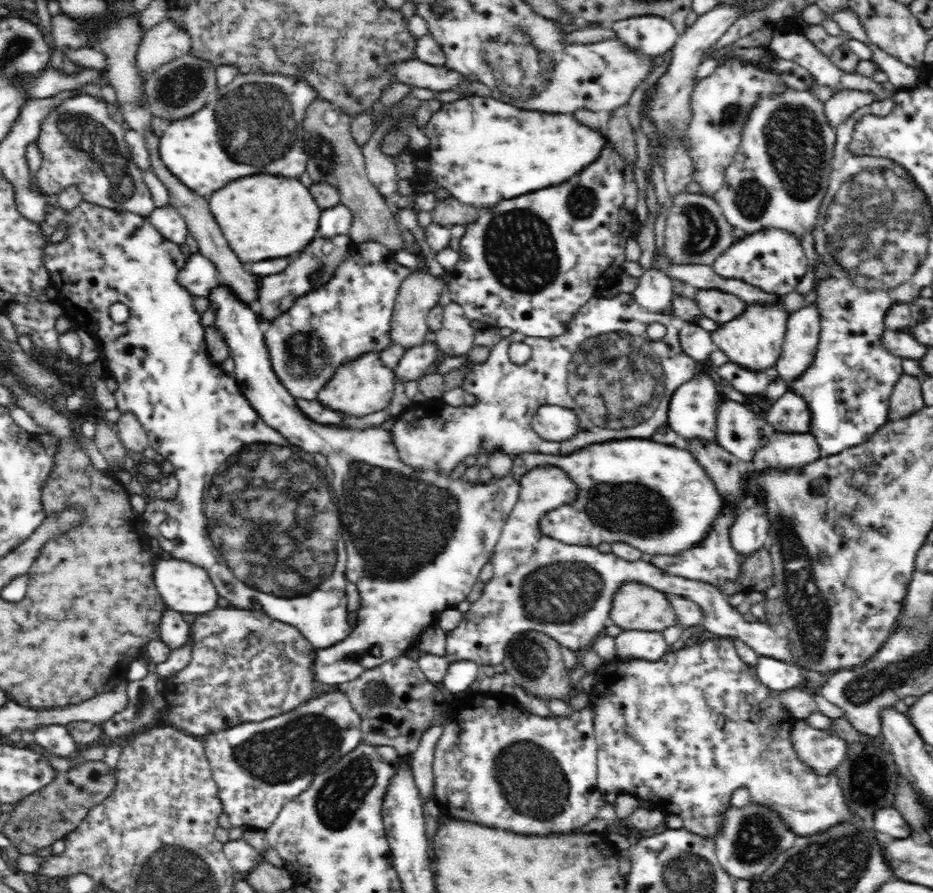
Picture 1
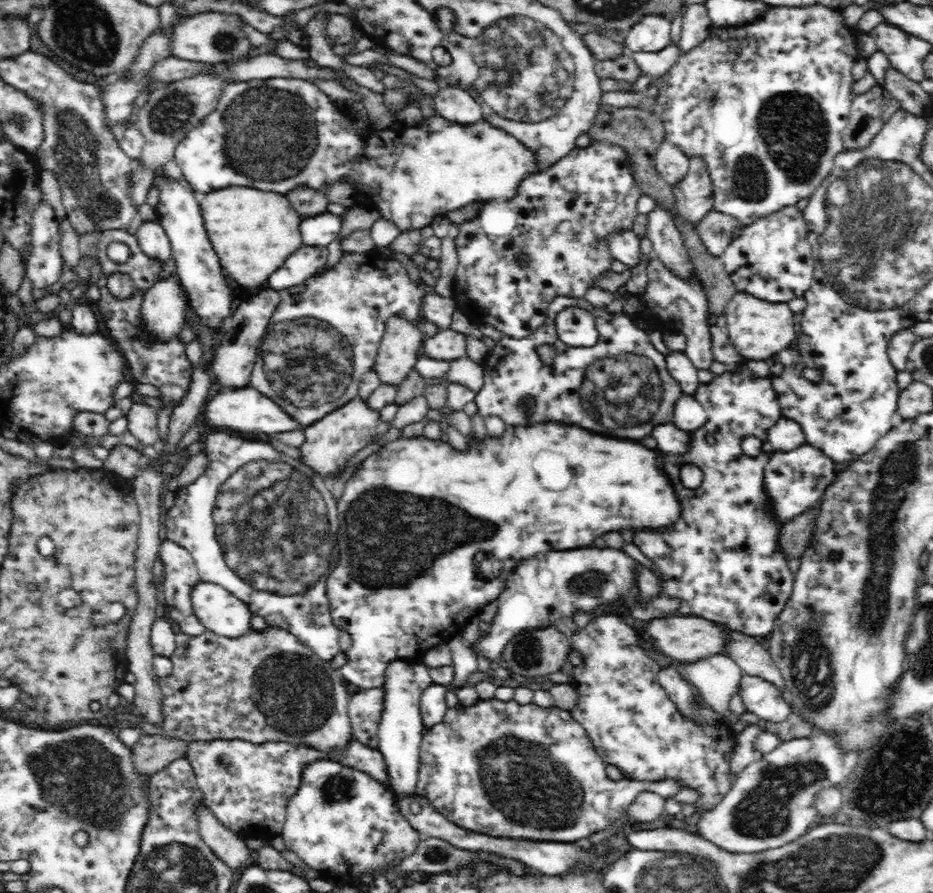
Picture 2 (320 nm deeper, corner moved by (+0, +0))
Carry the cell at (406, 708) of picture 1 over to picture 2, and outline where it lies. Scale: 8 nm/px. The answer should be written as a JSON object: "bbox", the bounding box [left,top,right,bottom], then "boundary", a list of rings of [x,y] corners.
{"bbox":[347,687,384,748],"boundary":[[[370,687],[351,696],[347,713],[351,720],[354,739],[360,741],[362,745],[377,748],[378,726],[384,702],[384,687]]]}

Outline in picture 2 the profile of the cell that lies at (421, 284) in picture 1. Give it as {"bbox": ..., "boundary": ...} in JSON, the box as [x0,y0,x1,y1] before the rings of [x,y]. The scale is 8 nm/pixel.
{"bbox":[372,315,423,390],"boundary":[[[394,315],[386,322],[385,333],[372,366],[380,379],[380,385],[390,385],[397,390],[414,369],[419,360],[420,348],[423,348],[422,333],[414,322],[409,322],[400,315]]]}

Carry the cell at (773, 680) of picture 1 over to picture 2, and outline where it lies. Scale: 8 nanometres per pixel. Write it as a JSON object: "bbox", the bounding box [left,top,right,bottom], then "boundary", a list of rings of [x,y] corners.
{"bbox":[736,674,794,723],"boundary":[[[744,674],[740,679],[736,695],[742,697],[744,712],[758,716],[760,723],[770,721],[784,722],[794,708],[782,699],[778,689],[759,676]]]}

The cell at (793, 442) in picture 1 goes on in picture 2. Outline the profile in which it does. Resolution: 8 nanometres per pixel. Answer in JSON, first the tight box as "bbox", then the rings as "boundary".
{"bbox":[763,443,837,523],"boundary":[[[809,443],[785,453],[769,452],[770,458],[763,472],[763,485],[771,498],[773,516],[785,523],[808,510],[809,506],[822,498],[826,486],[833,482],[837,464],[823,450]]]}

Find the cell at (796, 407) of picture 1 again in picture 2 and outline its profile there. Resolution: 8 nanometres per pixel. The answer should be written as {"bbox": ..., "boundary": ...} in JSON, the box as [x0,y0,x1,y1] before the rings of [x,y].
{"bbox":[766,418,806,453],"boundary":[[[782,418],[774,426],[770,427],[766,440],[766,449],[771,452],[785,453],[806,443],[800,424]]]}

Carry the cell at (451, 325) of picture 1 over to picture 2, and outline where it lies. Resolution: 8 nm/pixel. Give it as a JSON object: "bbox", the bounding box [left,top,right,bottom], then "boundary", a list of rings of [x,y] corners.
{"bbox":[423,328,467,360],"boundary":[[[451,328],[441,329],[432,338],[427,338],[423,355],[433,360],[460,360],[467,356],[465,336]]]}

